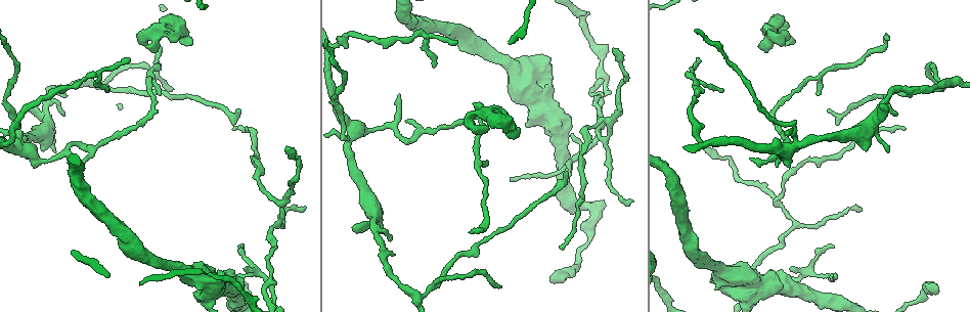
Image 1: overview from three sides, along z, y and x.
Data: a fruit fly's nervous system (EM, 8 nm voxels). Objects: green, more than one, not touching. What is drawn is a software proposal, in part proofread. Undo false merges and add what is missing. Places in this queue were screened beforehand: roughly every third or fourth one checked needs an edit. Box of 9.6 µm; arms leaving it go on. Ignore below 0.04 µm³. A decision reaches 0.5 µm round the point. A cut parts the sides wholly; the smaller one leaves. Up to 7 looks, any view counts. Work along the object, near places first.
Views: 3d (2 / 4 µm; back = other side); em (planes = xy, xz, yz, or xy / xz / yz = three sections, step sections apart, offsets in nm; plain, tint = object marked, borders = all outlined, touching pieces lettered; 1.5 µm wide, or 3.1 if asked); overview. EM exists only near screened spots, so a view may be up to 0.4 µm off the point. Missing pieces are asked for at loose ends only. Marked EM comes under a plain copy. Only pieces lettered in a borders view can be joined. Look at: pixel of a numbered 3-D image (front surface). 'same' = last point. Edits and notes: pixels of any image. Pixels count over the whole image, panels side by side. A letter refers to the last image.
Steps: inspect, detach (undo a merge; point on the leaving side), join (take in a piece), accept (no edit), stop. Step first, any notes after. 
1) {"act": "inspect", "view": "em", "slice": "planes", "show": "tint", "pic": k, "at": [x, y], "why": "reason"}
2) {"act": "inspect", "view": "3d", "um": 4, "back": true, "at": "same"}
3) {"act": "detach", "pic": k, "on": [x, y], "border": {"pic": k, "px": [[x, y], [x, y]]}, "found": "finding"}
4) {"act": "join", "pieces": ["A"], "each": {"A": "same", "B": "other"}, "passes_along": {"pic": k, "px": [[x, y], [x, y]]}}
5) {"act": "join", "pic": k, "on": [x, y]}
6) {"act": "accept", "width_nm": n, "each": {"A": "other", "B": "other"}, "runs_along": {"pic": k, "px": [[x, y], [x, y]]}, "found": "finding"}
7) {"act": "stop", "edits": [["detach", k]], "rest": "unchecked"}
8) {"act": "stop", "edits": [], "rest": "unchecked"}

{"act": "inspect", "view": "3d", "um": 4, "pic": 1, "at": [239, 110], "why": "tapers out"}

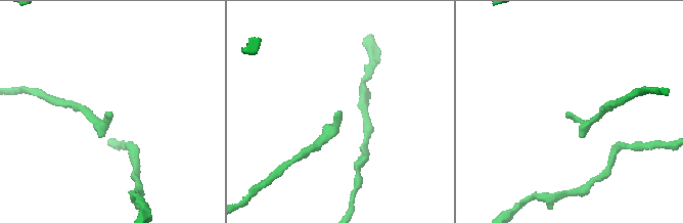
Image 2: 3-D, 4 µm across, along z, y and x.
{"act": "inspect", "view": "em", "slice": "planes", "show": "borders", "pic": 2, "at": [567, 112]}

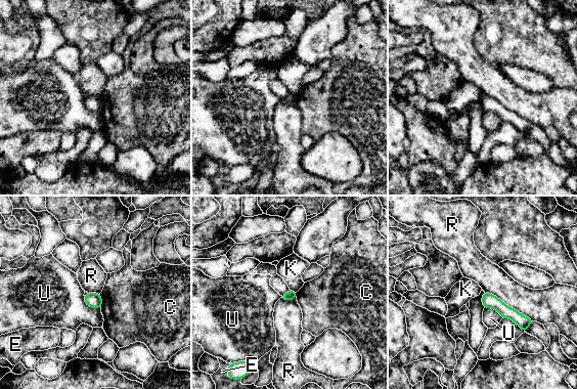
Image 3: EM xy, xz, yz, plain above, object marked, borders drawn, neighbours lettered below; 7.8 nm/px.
{"act": "accept", "width_nm": 80, "each": {"C": "other", "E": "other", "K": "other", "R": "other", "U": "other"}, "border": {"pic": 3, "px": [[484, 291], [494, 294], [534, 320]]}, "found": "none of them fits"}

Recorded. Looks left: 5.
{"act": "inspect", "view": "3d", "um": 4, "pic": 1, "at": [511, 181], "why": "an open end"}

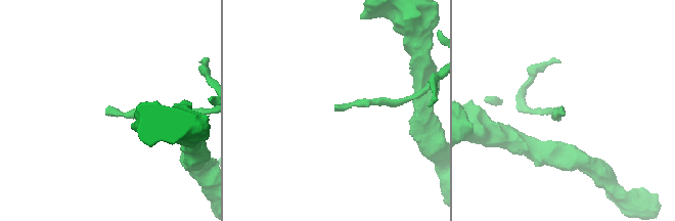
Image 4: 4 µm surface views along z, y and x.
{"act": "inspect", "view": "em", "slice": "planes", "show": "borders", "pic": 4, "at": [563, 116]}

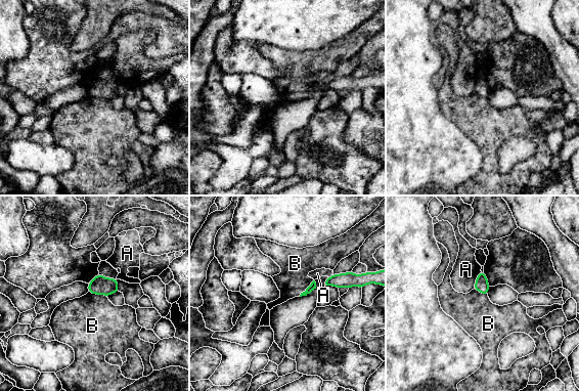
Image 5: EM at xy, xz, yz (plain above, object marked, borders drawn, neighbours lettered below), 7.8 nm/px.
{"act": "accept", "longest_contact_nm": ["A", 150], "each": {"A": "other", "B": "other"}, "border": {"pic": 5, "px": [[88, 291], [105, 296]]}, "found": "none of them fits"}

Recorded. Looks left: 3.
{"act": "inspect", "view": "em", "slice": "yz", "step": 8, "show": "tint", "pic": 1, "at": [631, 199], "why": "free end"}

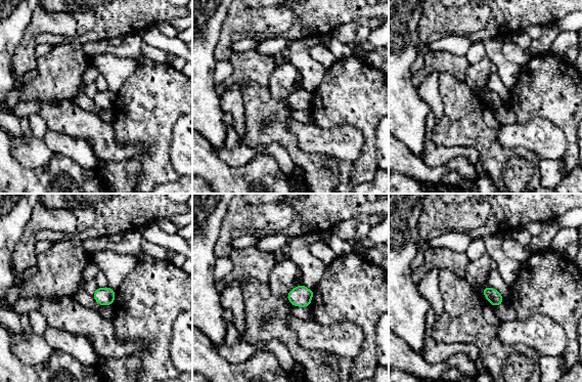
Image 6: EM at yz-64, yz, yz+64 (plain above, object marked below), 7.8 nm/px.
{"act": "inspect", "view": "em", "slice": "planes", "show": "borders", "at": "same", "why": "another direction"}

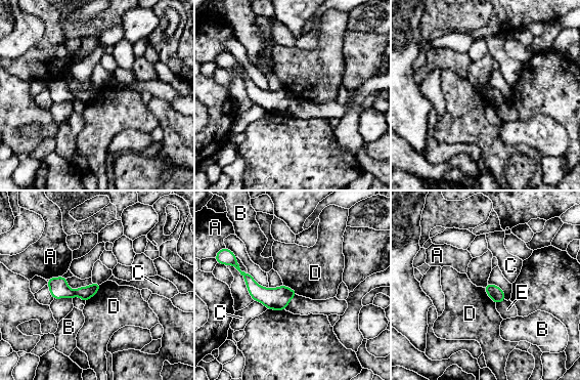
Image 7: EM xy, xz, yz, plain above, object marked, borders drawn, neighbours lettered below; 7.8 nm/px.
{"act": "accept", "longest_contact_nm": ["D", 200], "each": {"A": "other", "B": "other", "C": "other", "D": "other", "E": "other"}, "border": {"pic": 7, "px": [[101, 284], [98, 291], [86, 302]]}, "found": "none of them fits"}

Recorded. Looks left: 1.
{"act": "stop", "edits": [], "rest": "unchecked"}

